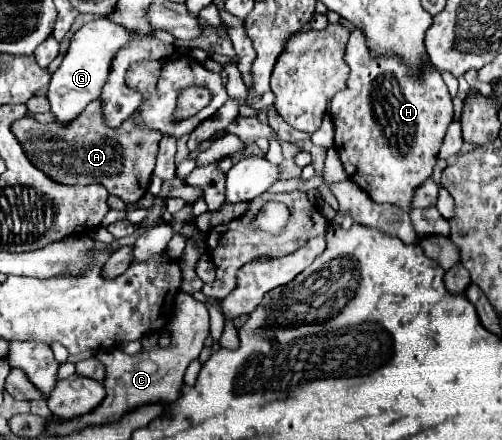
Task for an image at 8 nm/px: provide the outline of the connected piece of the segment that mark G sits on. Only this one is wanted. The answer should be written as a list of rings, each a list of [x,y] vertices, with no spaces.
[[[107,17],[93,19],[85,23],[79,31],[75,31],[75,35],[71,37],[69,49],[61,61],[61,67],[51,75],[51,83],[47,91],[51,111],[55,113],[59,123],[67,123],[75,119],[87,107],[87,103],[99,97],[99,91],[107,81],[107,75],[111,71],[111,63],[117,51],[127,43],[131,43],[133,39],[135,39],[135,33],[127,31],[119,23],[111,23]]]

